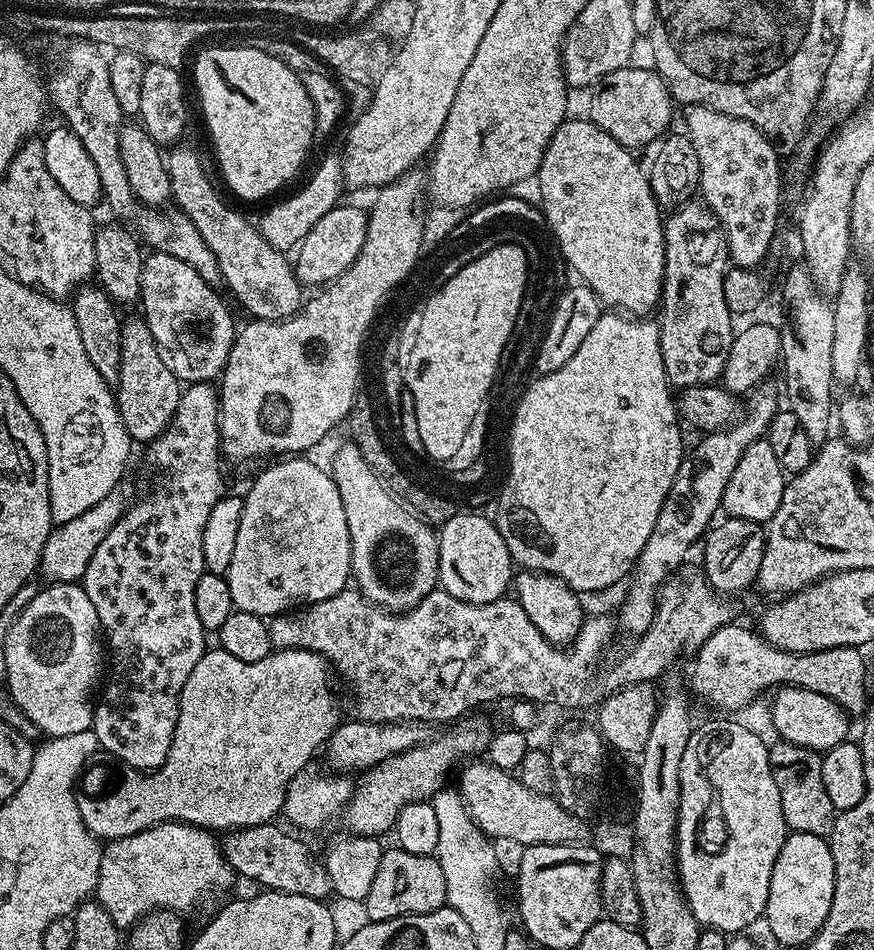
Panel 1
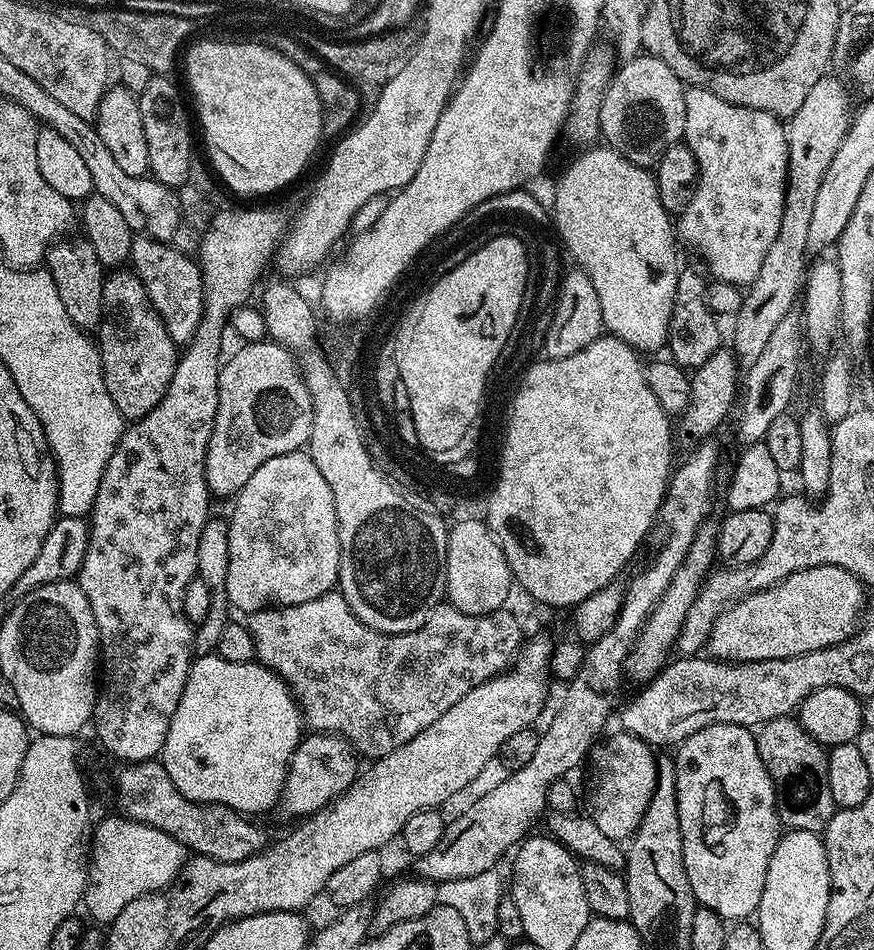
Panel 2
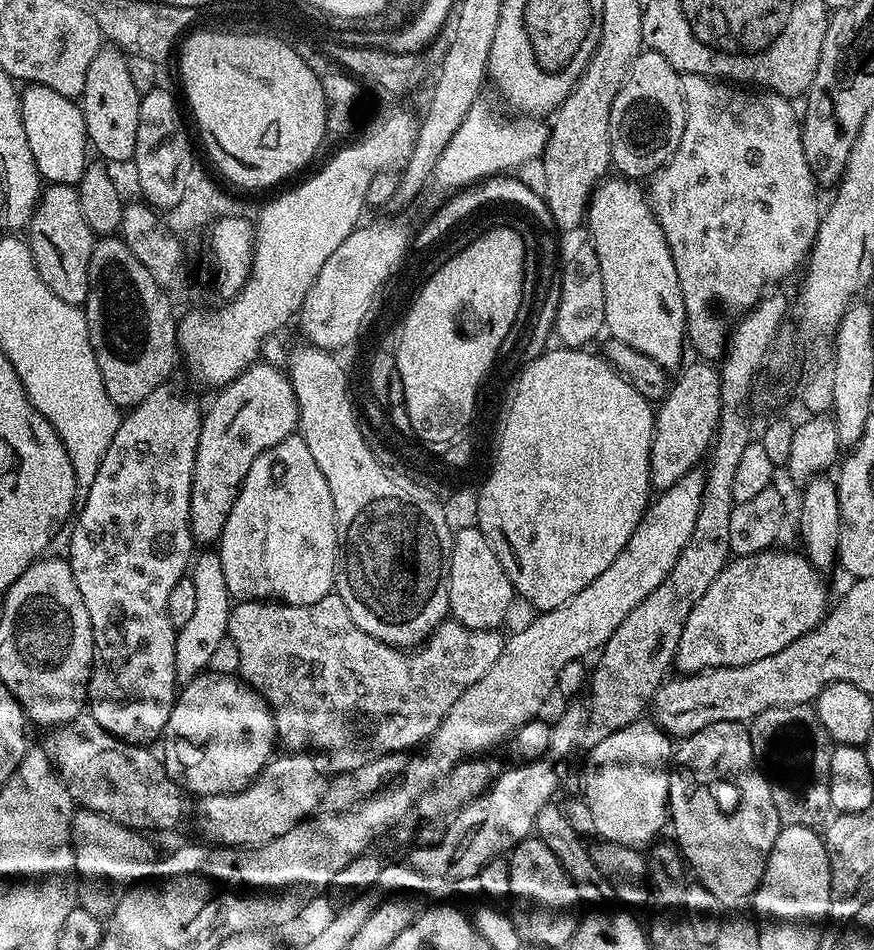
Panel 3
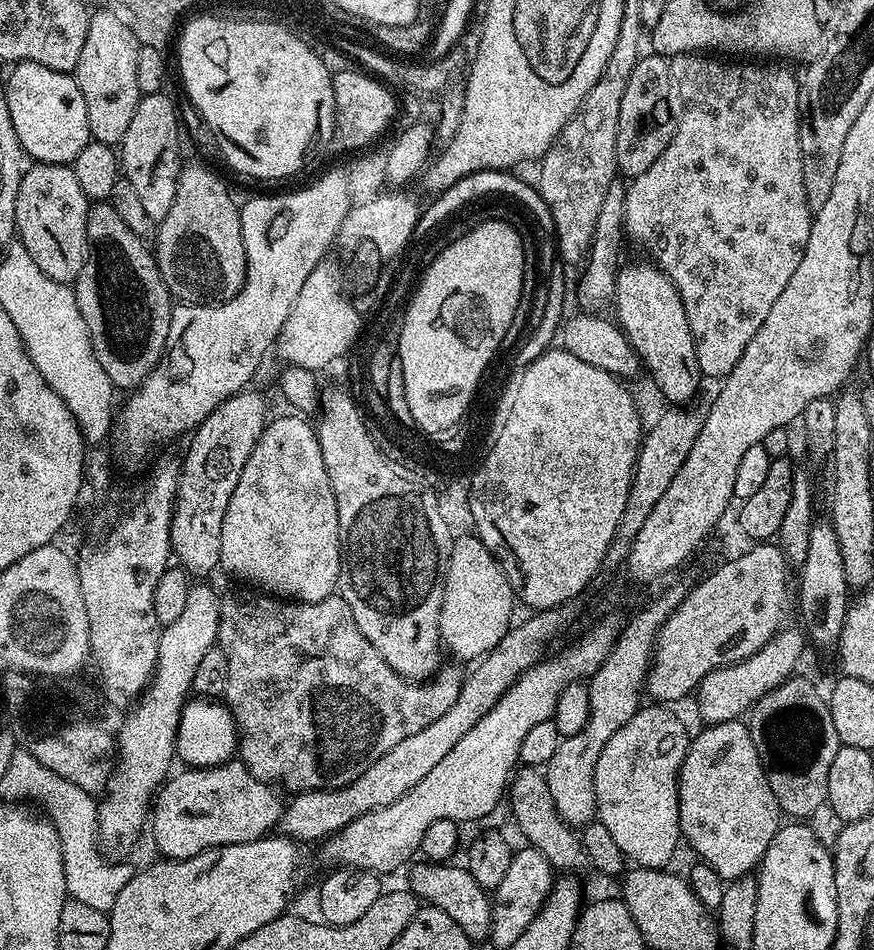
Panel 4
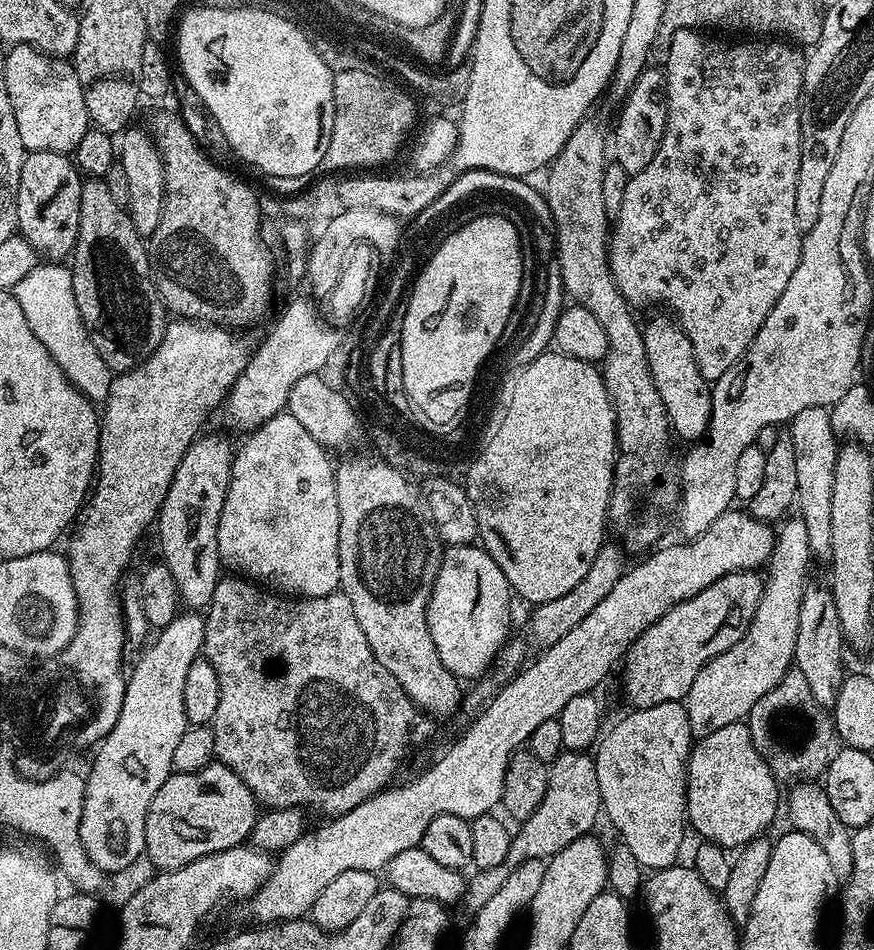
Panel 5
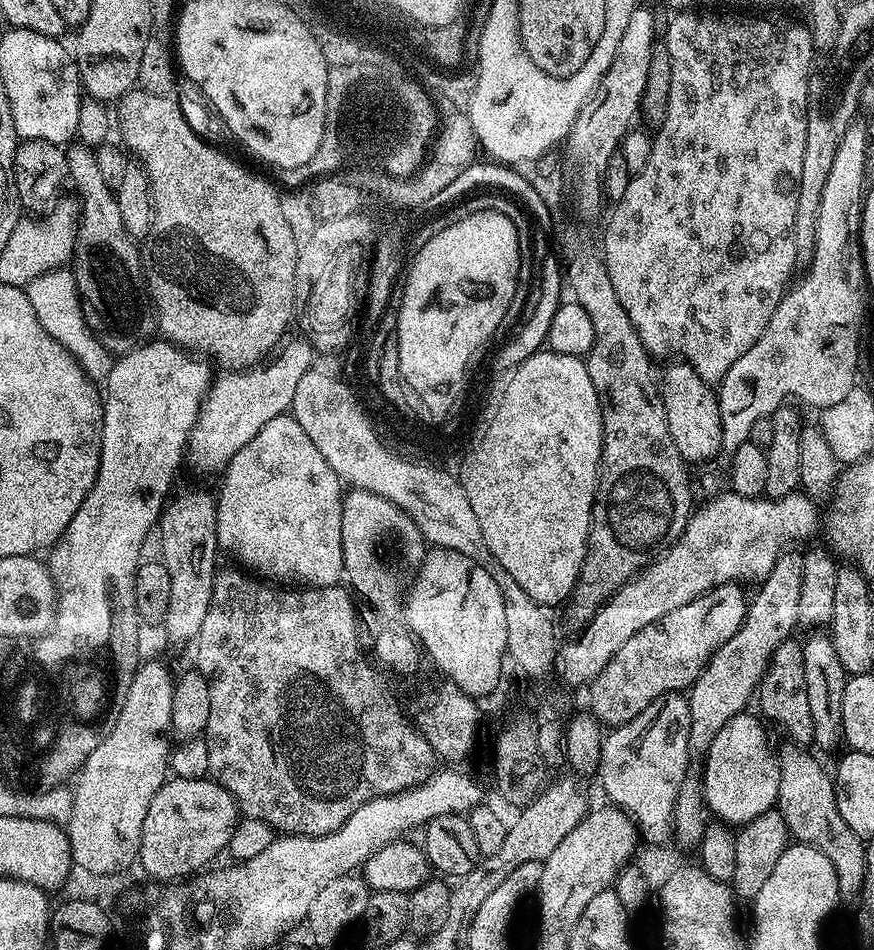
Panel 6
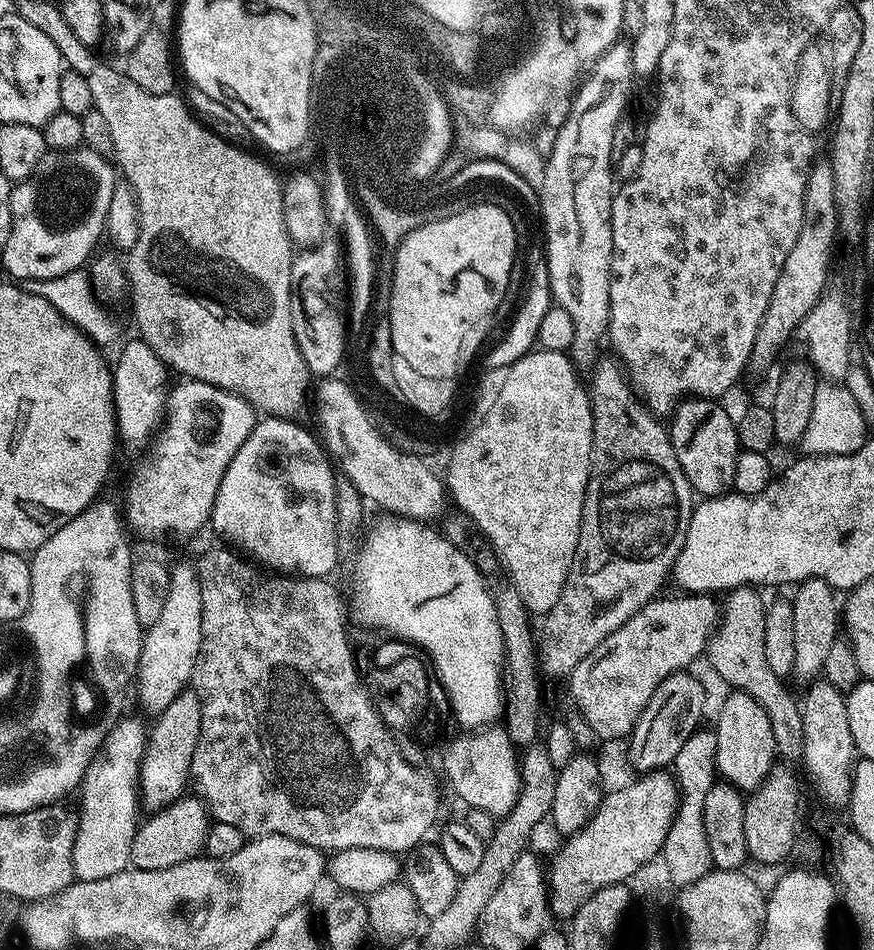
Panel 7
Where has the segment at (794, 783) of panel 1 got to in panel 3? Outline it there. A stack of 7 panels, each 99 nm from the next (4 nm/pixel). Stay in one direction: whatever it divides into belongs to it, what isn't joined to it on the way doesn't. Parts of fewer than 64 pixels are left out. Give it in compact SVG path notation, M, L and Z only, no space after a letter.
M812 704L770 706L770 710L762 710L762 714L755 716L747 729L757 761L775 785L772 793L781 825L807 828L823 825L833 811L828 771L834 742L826 726L822 726L815 707Z

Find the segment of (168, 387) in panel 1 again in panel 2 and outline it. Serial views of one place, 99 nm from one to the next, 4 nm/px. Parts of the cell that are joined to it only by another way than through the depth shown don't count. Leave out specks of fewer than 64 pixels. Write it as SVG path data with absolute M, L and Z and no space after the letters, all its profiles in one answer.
M112 270L105 275L102 310L104 319L98 329L98 347L106 390L110 390L110 398L125 421L141 420L162 402L170 378L174 378L178 345L170 338L164 320L154 310L146 286L135 271Z

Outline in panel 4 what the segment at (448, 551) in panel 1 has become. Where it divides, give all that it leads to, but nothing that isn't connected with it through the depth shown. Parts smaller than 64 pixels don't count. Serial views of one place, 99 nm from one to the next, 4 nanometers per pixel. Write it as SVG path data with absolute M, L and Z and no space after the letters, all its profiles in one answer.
M469 536L453 539L452 549L448 555L446 578L444 579L444 593L440 607L440 639L443 647L453 652L455 659L479 661L488 652L494 650L508 632L511 625L511 610L514 605L514 593L506 574L500 569L500 561L493 556L479 536Z

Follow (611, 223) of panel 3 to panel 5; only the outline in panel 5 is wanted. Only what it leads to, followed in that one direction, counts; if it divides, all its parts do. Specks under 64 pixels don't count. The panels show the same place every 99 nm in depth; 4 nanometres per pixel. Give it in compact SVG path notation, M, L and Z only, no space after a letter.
M671 315L668 316L652 316L648 321L643 321L646 358L654 386L664 403L671 431L675 435L677 432L687 442L696 442L708 430L712 413L712 390L709 381L700 372L690 338L677 321Z

